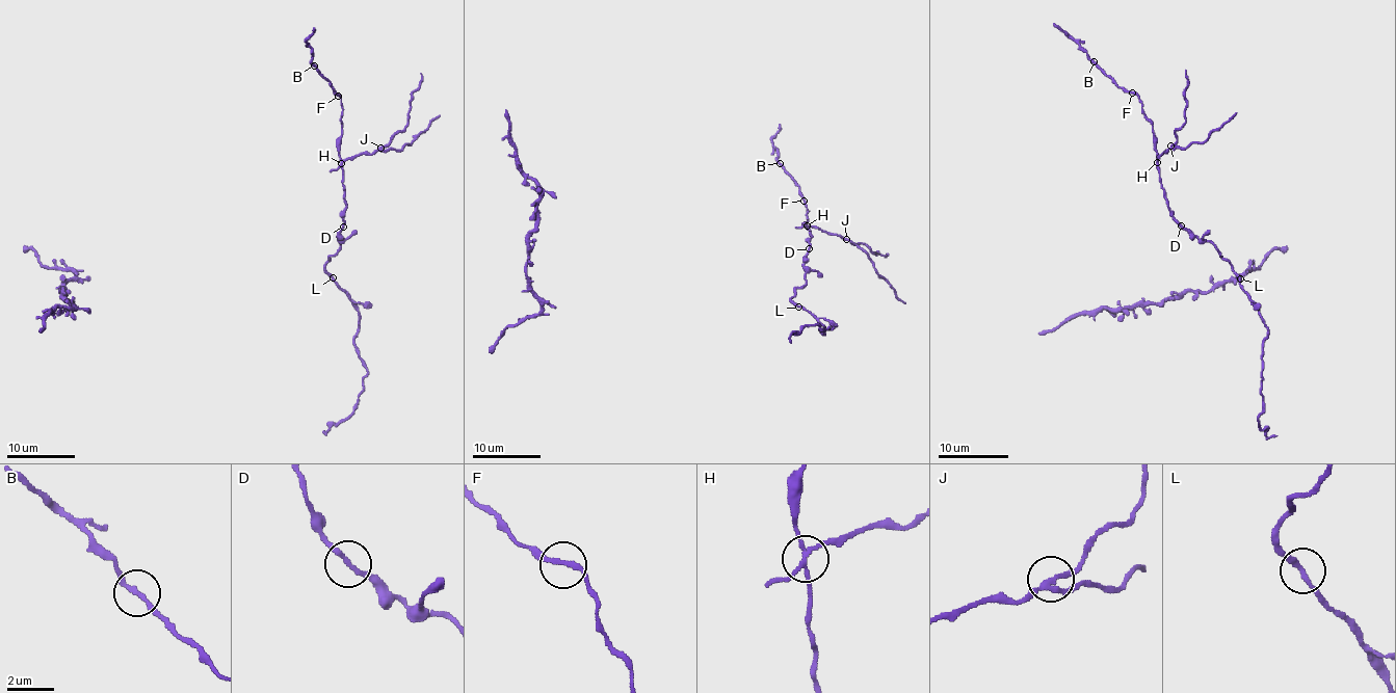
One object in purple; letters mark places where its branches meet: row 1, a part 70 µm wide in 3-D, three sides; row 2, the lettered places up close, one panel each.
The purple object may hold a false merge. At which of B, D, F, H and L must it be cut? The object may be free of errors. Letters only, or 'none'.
H

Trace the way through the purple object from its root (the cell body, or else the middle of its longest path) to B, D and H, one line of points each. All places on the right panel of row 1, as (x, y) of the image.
B: (1235, 273), (1210, 242), (1200, 242), (1171, 215), (1161, 186), (1153, 123), (1138, 97), (1120, 87), (1094, 61)
D: (1235, 273), (1233, 266), (1210, 242), (1200, 242), (1181, 225)
H: (1235, 273), (1233, 266), (1210, 242), (1200, 242), (1171, 215), (1156, 161)

